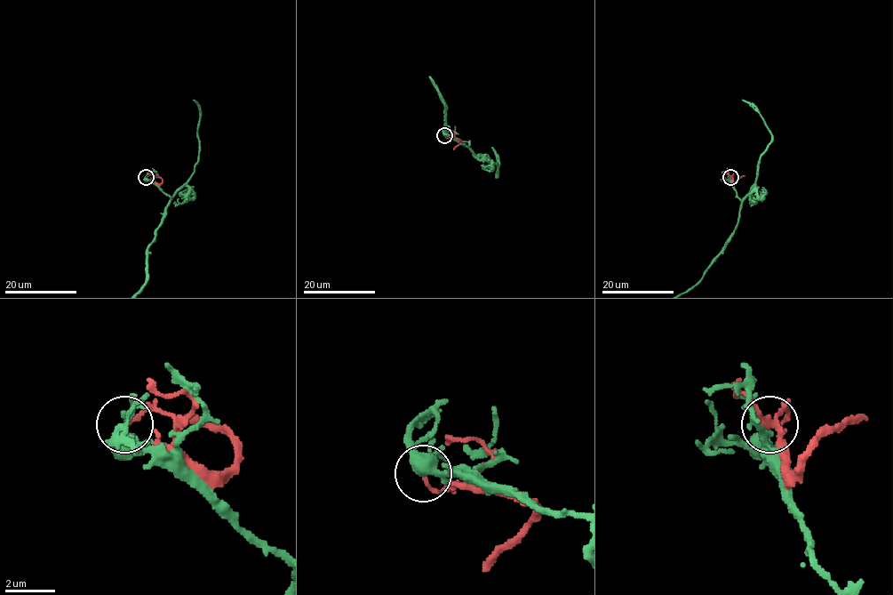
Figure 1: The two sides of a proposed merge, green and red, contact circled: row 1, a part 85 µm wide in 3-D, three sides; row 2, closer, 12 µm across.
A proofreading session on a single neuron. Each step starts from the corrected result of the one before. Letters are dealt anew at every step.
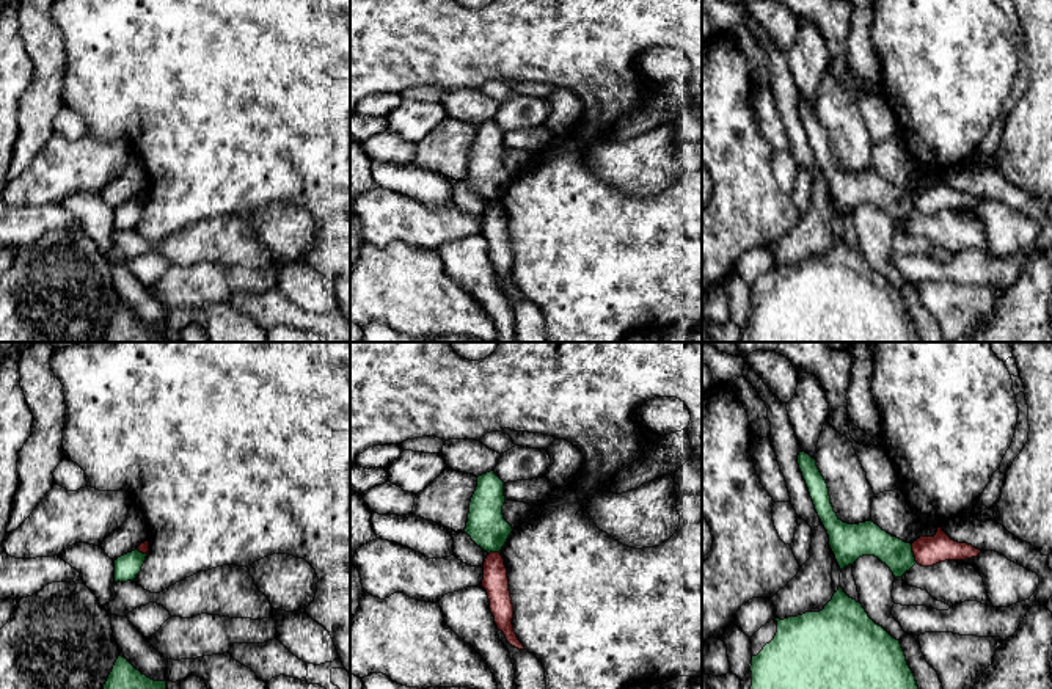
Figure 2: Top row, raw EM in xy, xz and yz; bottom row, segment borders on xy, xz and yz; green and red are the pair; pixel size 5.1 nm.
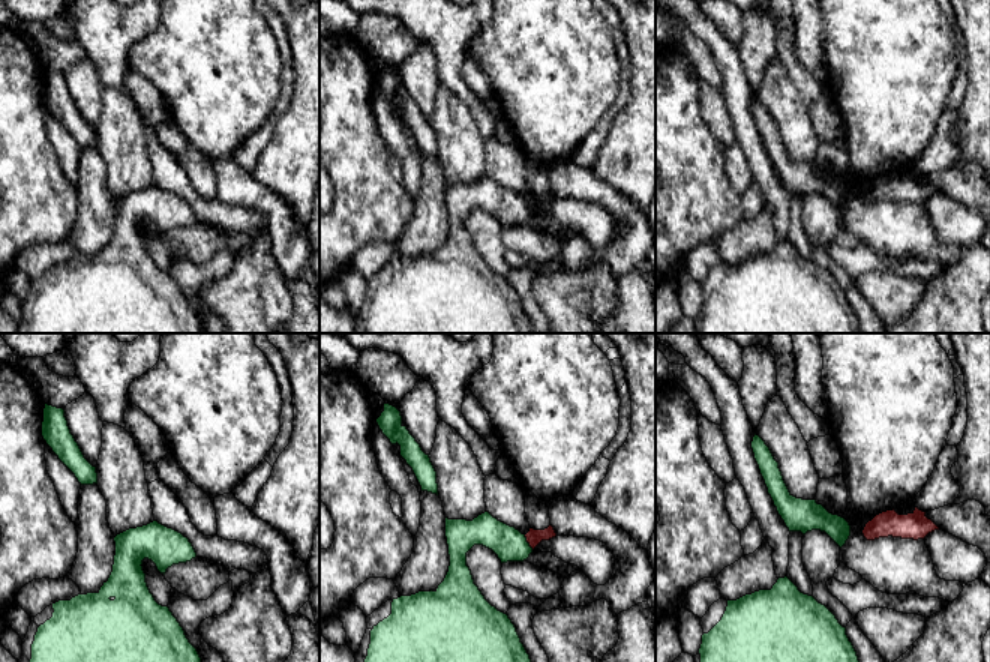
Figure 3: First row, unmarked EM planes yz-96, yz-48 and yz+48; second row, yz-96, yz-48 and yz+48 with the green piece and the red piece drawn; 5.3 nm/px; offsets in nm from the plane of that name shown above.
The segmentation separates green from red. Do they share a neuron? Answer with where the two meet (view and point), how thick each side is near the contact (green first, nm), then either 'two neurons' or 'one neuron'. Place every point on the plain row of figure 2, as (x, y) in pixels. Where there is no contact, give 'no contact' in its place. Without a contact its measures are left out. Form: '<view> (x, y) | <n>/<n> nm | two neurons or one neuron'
yz (913, 203) | 180/150 nm | two neurons

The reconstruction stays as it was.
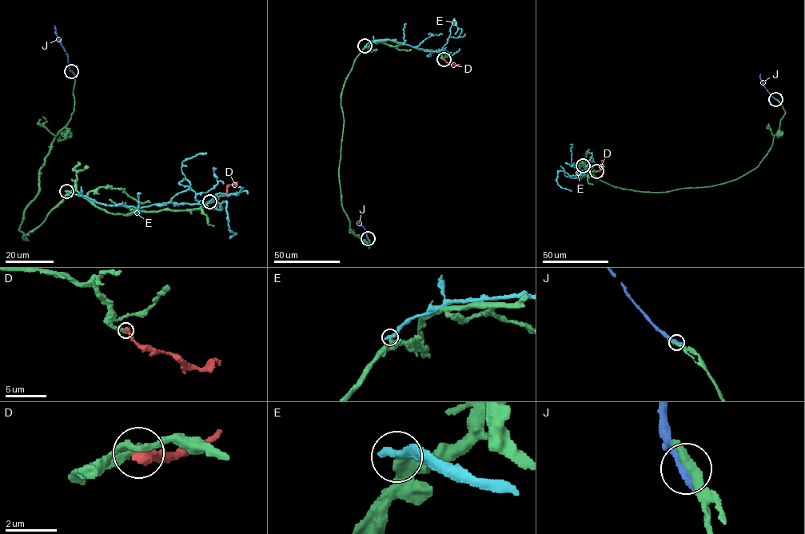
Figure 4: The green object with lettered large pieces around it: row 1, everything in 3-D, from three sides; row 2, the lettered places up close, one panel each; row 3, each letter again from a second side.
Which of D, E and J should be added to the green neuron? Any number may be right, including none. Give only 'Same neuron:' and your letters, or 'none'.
Same neuron: none

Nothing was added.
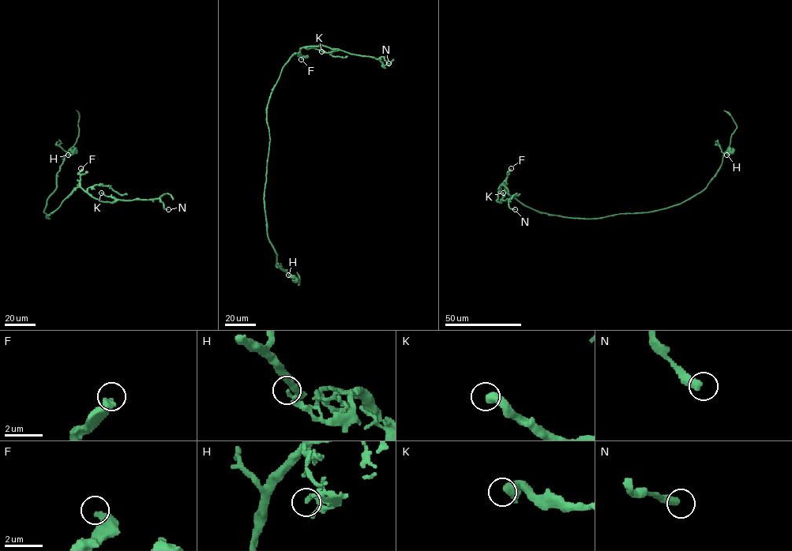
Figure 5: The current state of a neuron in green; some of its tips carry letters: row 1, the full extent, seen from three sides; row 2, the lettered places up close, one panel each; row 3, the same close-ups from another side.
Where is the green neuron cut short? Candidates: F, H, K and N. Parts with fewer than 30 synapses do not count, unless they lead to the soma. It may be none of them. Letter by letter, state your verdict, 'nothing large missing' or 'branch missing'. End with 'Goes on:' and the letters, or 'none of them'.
F: nothing large missing
H: nothing large missing
K: nothing large missing
N: branch missing
Goes on: N

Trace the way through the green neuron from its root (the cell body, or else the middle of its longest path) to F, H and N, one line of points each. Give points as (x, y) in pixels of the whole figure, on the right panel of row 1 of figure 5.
F: (588, 218), (540, 213), (523, 204), (505, 189), (508, 172), (511, 168)
H: (588, 218), (649, 212), (679, 204), (706, 187), (729, 148), (729, 155), (726, 155)
N: (588, 218), (540, 213), (511, 196), (504, 181), (497, 201), (510, 198), (508, 206), (515, 209)

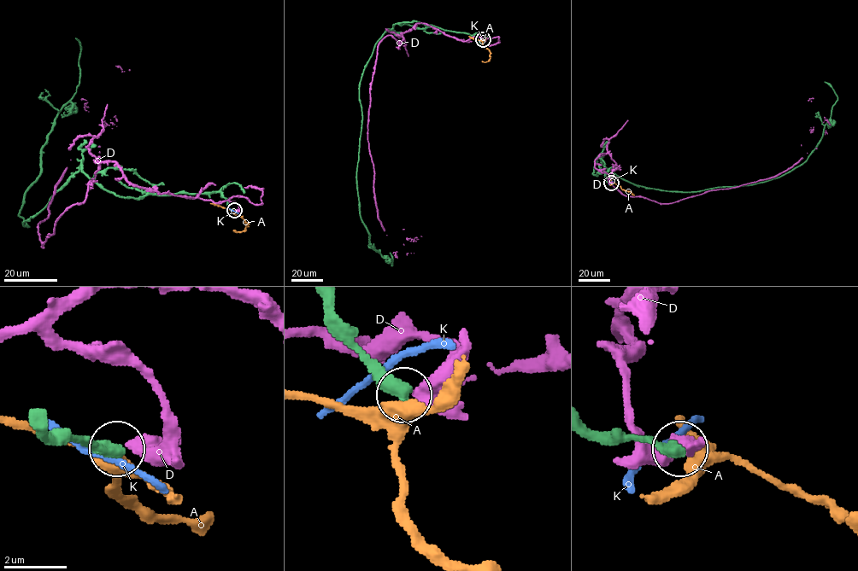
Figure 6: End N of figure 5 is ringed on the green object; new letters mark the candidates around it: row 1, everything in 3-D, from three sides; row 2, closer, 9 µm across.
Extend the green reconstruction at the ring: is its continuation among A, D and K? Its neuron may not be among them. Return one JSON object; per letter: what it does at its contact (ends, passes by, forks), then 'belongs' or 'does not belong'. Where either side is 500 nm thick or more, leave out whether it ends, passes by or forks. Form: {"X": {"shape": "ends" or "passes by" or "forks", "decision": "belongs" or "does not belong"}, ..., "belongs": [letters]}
{"A": {"shape": "forks", "decision": "does not belong"}, "D": {"shape": "passes by", "decision": "does not belong"}, "K": {"shape": "passes by", "decision": "does not belong"}, "belongs": []}

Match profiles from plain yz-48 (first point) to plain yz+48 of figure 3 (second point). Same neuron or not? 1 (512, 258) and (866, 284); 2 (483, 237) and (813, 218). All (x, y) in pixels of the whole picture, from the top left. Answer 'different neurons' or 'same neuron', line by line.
1: different neurons
2: same neuron

